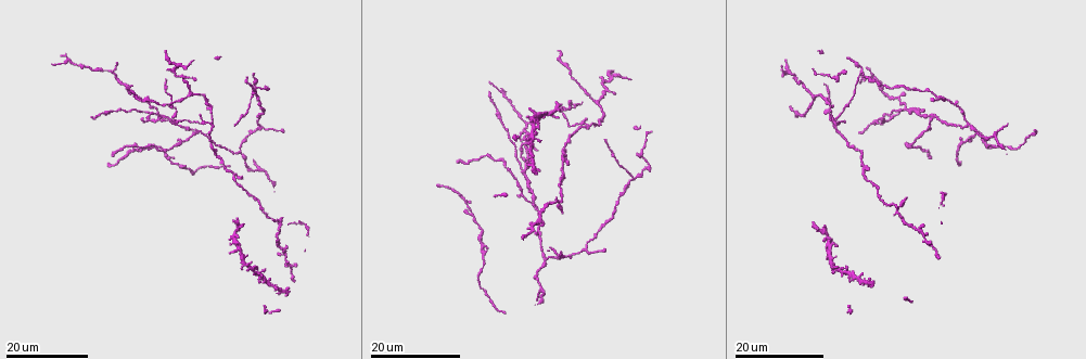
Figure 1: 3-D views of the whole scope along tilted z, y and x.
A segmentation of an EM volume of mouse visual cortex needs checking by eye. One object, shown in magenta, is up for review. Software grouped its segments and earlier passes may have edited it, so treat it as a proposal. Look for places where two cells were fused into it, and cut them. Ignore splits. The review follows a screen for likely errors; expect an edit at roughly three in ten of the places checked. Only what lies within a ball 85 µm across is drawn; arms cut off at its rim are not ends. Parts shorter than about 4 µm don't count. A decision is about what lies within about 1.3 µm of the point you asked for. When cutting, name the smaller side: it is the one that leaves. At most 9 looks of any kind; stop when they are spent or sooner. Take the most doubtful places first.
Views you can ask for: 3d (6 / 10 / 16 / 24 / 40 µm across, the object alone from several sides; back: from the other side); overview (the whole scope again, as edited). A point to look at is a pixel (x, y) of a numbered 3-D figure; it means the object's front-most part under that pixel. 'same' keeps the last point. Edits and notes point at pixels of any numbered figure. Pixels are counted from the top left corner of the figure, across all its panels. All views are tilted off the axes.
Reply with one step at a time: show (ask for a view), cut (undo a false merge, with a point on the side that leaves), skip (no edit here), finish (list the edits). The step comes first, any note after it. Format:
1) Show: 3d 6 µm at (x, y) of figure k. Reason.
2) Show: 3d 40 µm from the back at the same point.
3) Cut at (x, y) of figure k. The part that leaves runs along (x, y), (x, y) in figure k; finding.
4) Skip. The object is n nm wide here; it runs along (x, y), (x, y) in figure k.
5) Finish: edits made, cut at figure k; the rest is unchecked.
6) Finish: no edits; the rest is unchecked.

Show: 3d 16 µm at (931, 117) of figure 1. A fork.

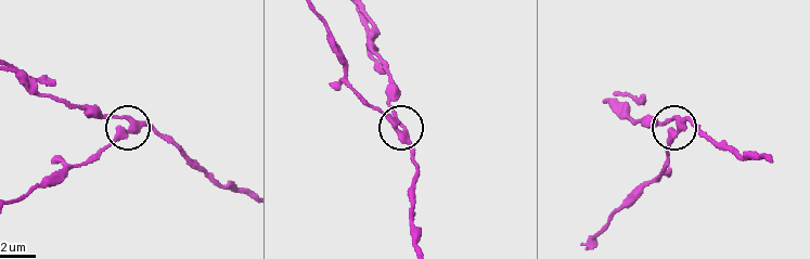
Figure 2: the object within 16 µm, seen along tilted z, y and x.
Show: 3d 6 µm at (679, 123) of figure 2.

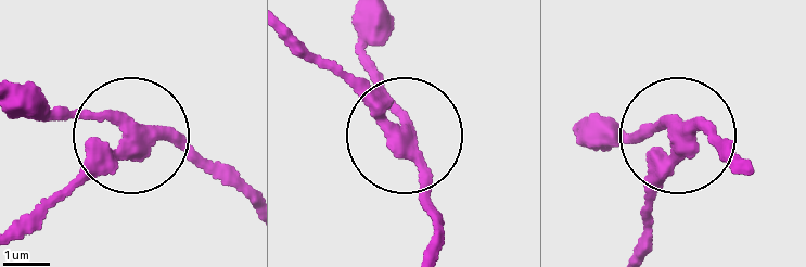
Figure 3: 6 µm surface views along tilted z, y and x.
Skip. It runs along (728, 167), (695, 131), (634, 139) in figure 3; all the same cell.

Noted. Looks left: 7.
Show: 3d 24 µm at (583, 249) of figure 1. Three arms meet.

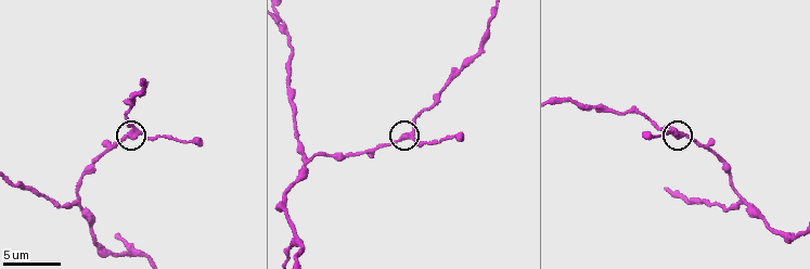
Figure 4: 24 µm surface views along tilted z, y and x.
Show: 3d 6 µm at (136, 134) of figure 4.

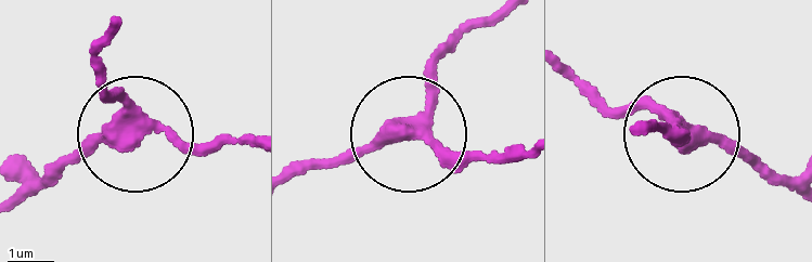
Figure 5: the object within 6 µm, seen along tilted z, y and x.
Skip. The object is 300 nm wide here; it runs along (487, 15), (434, 69), (419, 132), (518, 156) in figure 5; one cell here.

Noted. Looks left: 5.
Show: 3d 24 µm at (175, 120) of figure 1.

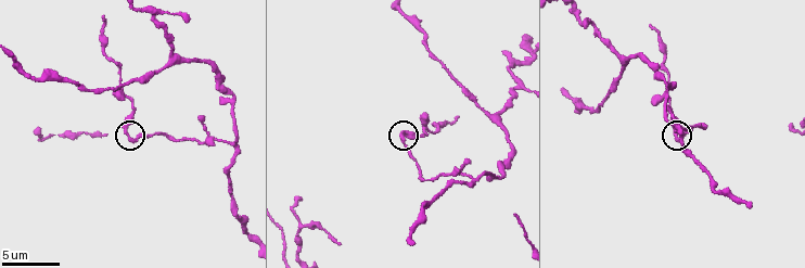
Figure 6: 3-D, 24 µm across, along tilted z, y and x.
Show: 3d 10 µm at (402, 133) of figure 6.

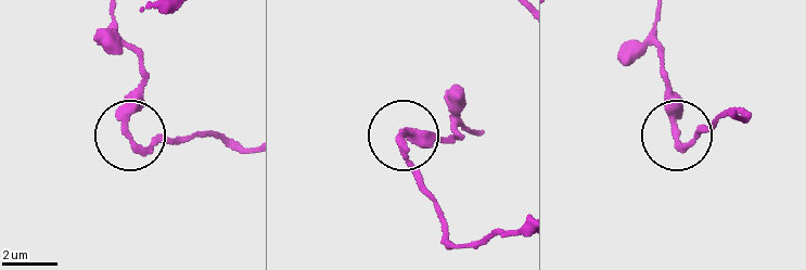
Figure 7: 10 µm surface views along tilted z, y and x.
Skip. Continuous, no second cell.

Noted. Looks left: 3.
Show: 3d 6 µm at (235, 152) of figure 6. A fork.

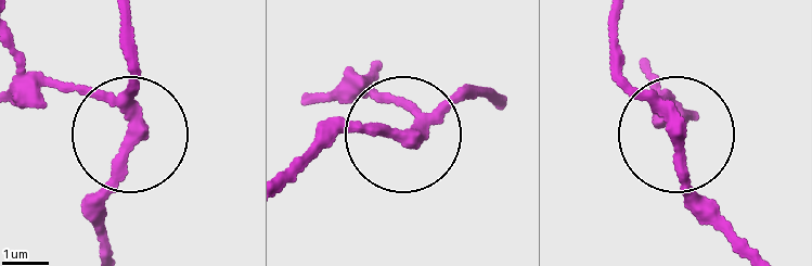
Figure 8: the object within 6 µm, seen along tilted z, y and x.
Skip. 3 arms meet here; all the same cell.

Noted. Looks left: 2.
Finish: no edits; the rest is unchecked.

